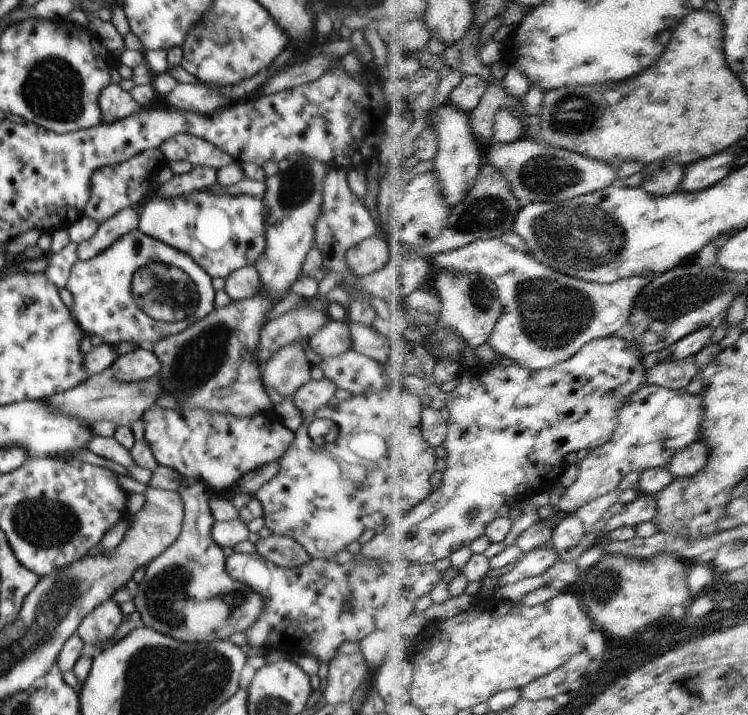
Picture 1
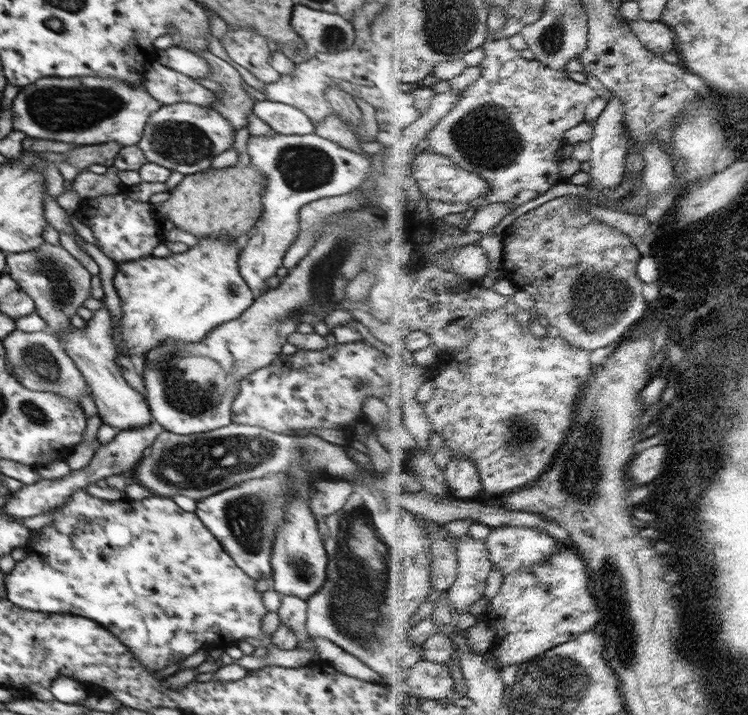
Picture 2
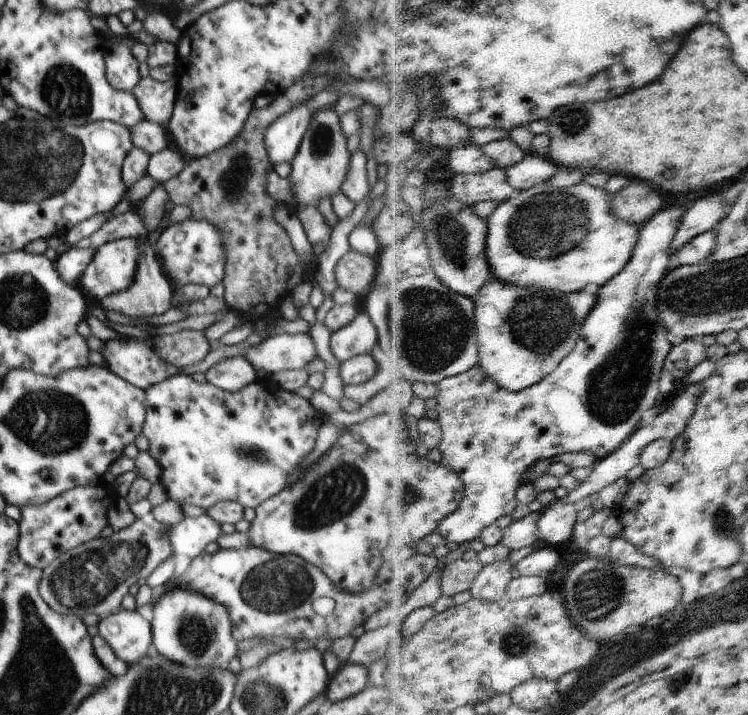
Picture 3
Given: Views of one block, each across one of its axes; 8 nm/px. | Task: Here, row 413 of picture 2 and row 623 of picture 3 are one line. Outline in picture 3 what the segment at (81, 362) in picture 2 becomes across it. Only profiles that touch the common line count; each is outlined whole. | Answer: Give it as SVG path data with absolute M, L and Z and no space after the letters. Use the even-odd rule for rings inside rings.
M120 606L99 621L98 630L114 654L127 666L140 662L153 650L151 622L136 609L125 610Z

